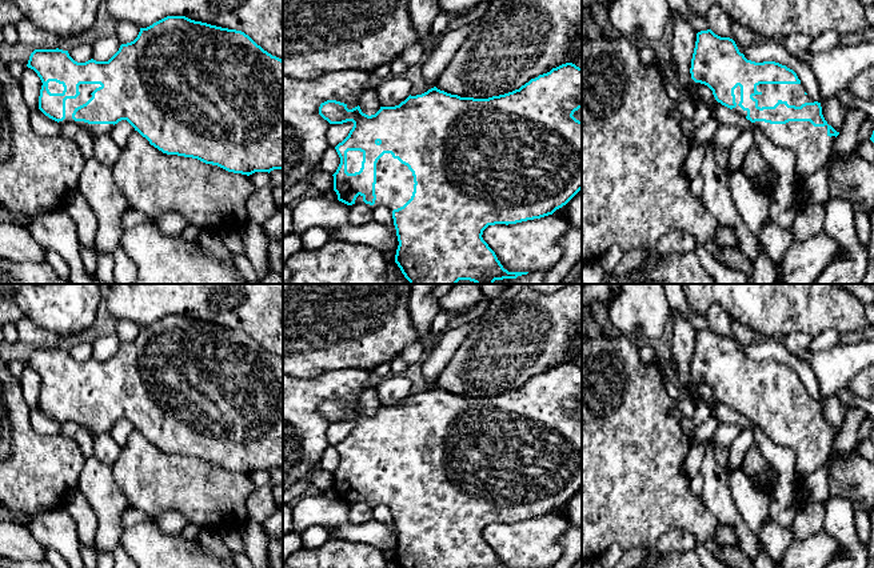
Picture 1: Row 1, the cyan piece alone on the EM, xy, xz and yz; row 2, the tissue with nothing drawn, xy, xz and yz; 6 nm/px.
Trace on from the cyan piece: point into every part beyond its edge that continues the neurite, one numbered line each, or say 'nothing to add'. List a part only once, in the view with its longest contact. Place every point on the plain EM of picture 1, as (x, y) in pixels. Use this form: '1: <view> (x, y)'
1: xz (394, 486)

